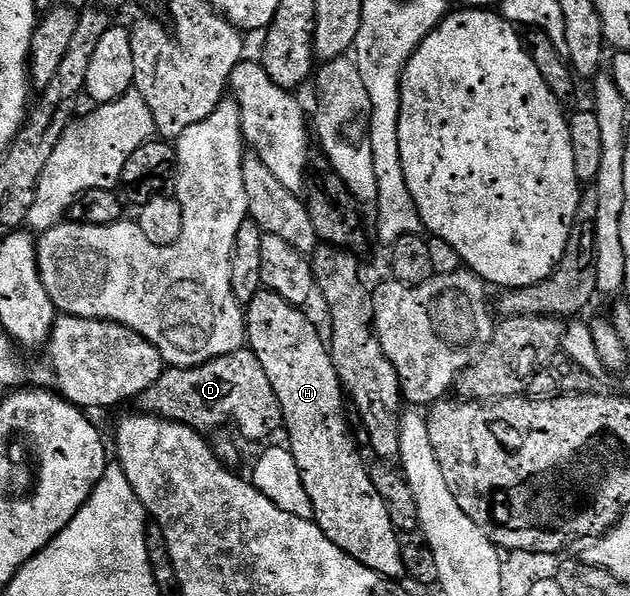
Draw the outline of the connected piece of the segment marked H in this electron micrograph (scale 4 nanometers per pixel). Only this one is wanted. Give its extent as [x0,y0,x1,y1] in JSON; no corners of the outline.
[246,289,405,580]

